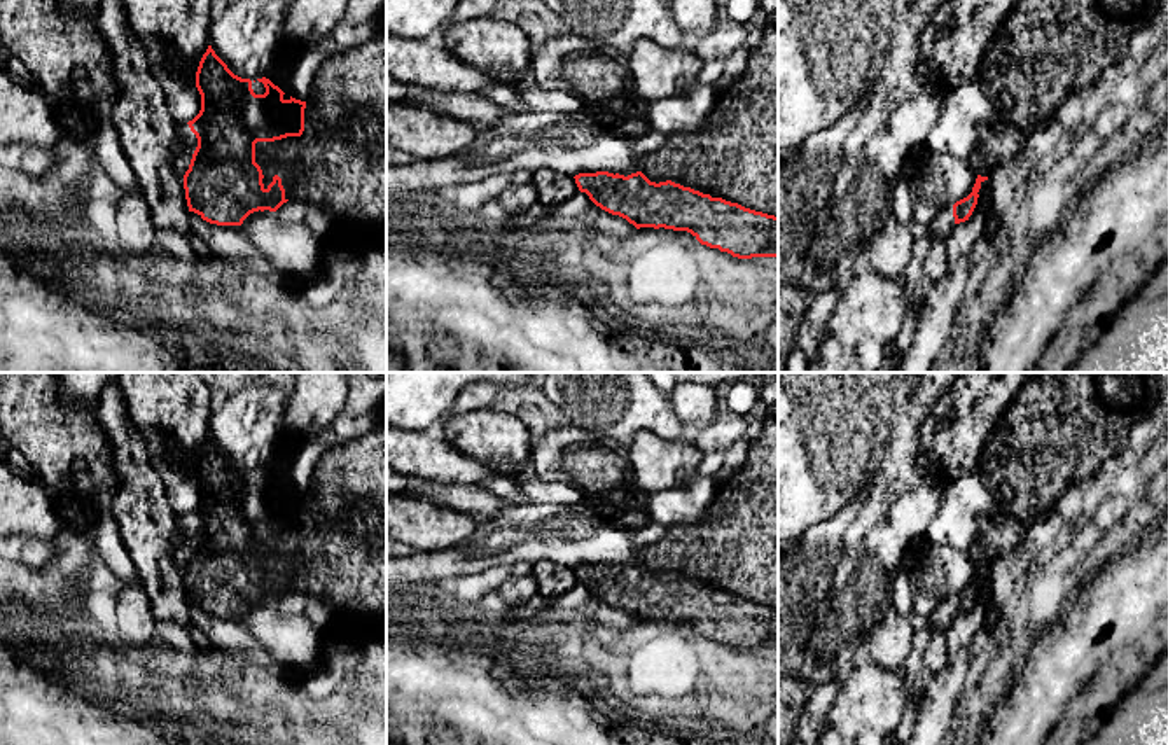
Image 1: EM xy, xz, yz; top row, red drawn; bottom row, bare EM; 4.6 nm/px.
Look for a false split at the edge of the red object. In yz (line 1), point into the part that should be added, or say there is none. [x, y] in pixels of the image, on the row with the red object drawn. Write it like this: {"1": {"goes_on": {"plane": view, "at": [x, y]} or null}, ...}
{"1": {"goes_on": {"plane": "yz", "at": [943, 222]}}}

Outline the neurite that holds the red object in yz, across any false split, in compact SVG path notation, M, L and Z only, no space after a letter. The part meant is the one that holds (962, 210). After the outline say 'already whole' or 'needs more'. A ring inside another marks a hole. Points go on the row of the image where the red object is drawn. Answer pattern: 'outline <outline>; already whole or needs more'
outline M977 175L972 192L967 198L944 205L927 226L927 236L946 240L956 224L969 220L977 205L977 192L984 180L988 180L988 177Z; needs more

